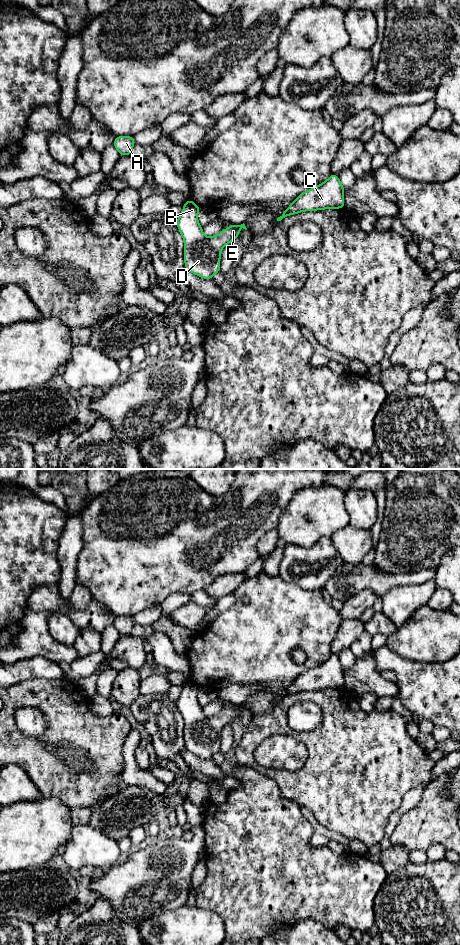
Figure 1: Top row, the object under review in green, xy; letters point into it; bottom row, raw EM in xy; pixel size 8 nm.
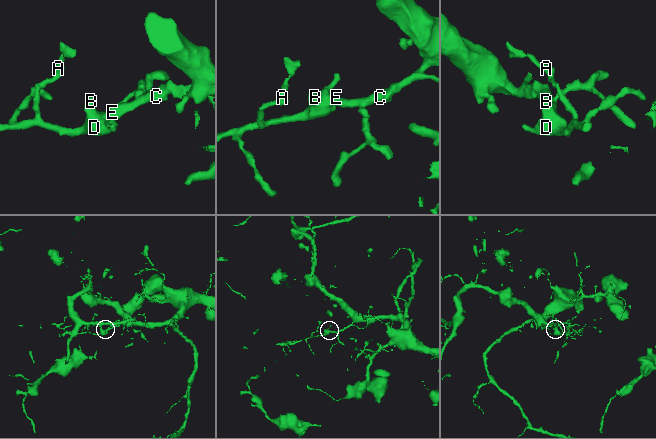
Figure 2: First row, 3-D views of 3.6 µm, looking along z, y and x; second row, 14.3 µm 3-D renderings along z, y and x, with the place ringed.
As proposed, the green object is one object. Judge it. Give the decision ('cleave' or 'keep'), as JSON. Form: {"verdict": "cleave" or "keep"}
{"verdict": "keep"}

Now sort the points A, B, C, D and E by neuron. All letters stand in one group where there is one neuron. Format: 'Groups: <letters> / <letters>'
Groups: A B C D E

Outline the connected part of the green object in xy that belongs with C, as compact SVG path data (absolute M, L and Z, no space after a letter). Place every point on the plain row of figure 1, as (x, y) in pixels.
M331 654L323 663L300 674L291 685L277 698L281 701L289 695L304 691L339 689L345 687L344 667L338 655Z

